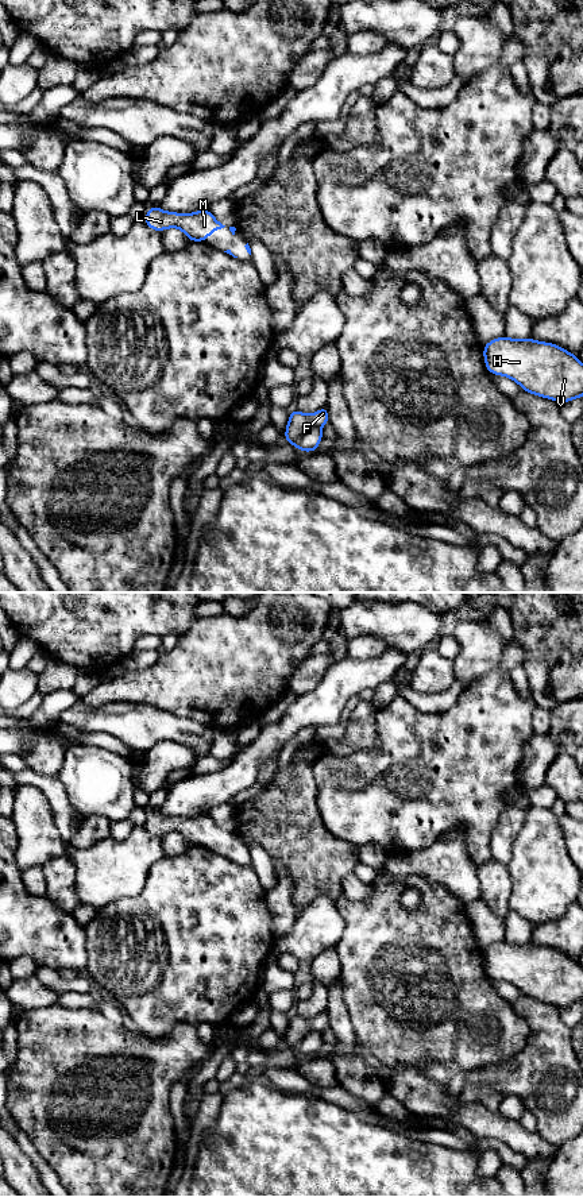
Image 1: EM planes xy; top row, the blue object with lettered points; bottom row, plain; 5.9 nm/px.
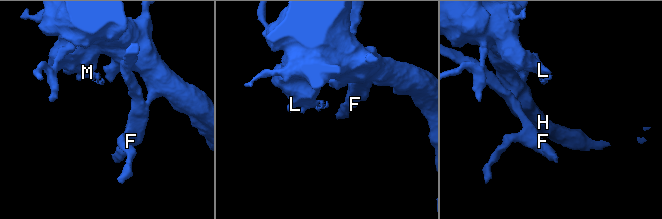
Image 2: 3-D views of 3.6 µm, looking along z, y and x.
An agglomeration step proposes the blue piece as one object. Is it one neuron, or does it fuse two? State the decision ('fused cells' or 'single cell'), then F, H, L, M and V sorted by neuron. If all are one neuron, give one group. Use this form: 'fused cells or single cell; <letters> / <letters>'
fused cells; F / H L M V

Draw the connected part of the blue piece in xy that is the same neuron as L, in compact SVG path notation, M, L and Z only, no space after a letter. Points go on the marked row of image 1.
M159 206L147 208L143 223L157 232L162 232L167 228L179 228L190 242L204 243L211 233L225 227L215 219L211 209L178 213L166 212Z

